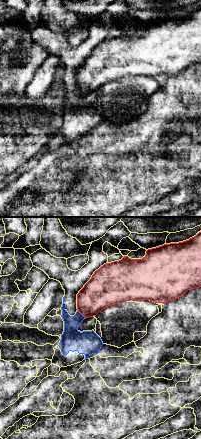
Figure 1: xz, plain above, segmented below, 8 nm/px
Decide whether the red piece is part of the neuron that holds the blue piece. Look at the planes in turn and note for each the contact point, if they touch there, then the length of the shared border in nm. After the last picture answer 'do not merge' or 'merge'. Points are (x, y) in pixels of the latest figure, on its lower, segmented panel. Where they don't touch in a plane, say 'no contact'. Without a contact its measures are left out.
contact (81, 314); length 100 nm

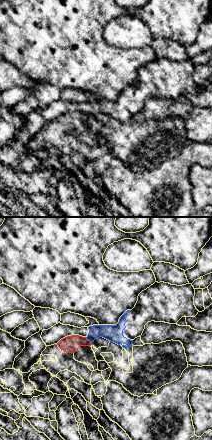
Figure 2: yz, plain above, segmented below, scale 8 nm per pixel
contact (88, 339); length 80 nm

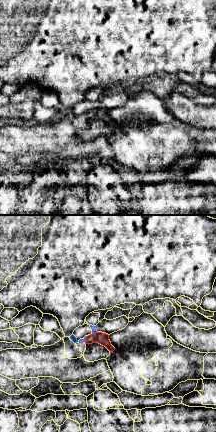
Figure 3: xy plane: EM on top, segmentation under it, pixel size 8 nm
contact (84, 338); length 60 nm

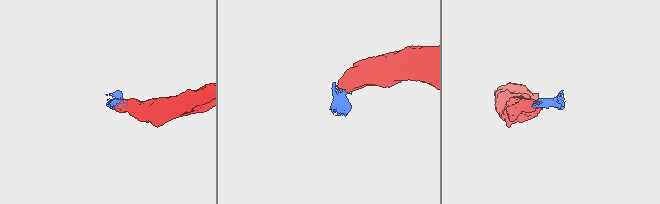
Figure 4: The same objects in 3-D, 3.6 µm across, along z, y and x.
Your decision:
do not merge

